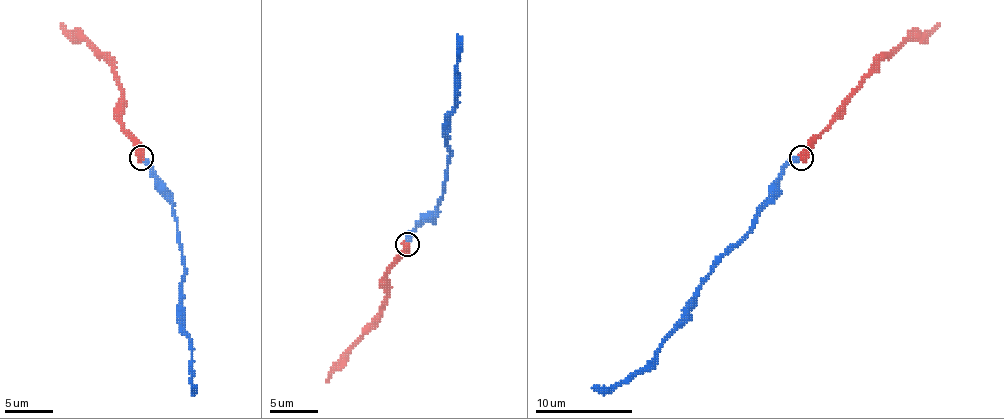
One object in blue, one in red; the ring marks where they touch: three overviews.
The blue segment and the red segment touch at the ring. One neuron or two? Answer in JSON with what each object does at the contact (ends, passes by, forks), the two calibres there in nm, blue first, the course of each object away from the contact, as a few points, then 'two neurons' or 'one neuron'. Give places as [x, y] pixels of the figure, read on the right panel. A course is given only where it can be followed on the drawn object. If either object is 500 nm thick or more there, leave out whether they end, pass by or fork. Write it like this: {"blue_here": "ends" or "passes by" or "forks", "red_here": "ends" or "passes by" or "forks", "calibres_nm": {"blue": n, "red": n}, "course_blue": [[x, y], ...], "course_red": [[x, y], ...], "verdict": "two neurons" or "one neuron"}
{"calibres_nm": {"blue": 440, "red": 650}, "course_blue": [[801, 157], [784, 169], [776, 191], [720, 259], [701, 286], [689, 317], [660, 351], [626, 381], [592, 388]], "course_red": [[801, 157], [874, 67], [939, 23]], "verdict": "one neuron"}

